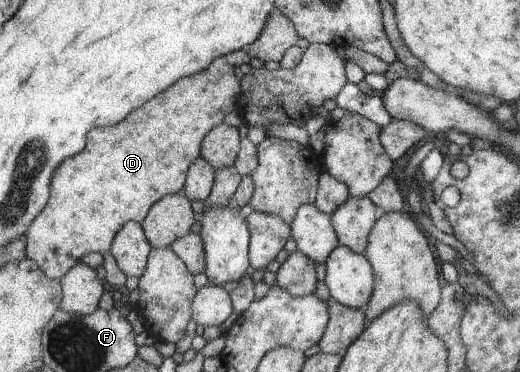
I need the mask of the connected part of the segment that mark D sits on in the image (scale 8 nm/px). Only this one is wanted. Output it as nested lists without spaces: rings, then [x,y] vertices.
[[[221,56],[213,61],[205,71],[201,71],[201,73],[197,73],[197,75],[192,75],[188,78],[181,78],[179,82],[175,82],[171,87],[168,87],[167,90],[162,91],[160,94],[157,94],[155,98],[145,102],[145,107],[139,106],[137,111],[133,111],[133,115],[129,115],[129,119],[125,119],[125,121],[121,121],[121,123],[117,123],[117,125],[113,125],[113,127],[96,127],[90,130],[83,151],[80,151],[79,154],[74,155],[72,158],[65,159],[65,161],[57,167],[55,173],[53,173],[47,205],[45,205],[41,213],[31,222],[27,233],[25,233],[26,257],[37,263],[44,270],[45,275],[50,276],[53,280],[59,281],[59,279],[63,278],[64,275],[79,262],[79,259],[81,259],[83,255],[93,252],[101,252],[103,254],[111,249],[116,234],[119,233],[125,223],[141,223],[147,217],[151,207],[159,202],[161,198],[179,193],[179,189],[181,189],[183,183],[185,183],[185,173],[187,173],[189,167],[199,159],[200,151],[203,149],[204,138],[211,133],[213,127],[221,125],[221,121],[223,121],[223,117],[227,115],[227,111],[233,111],[233,109],[235,109],[235,101],[239,101],[237,97],[240,97],[239,91],[241,91],[241,89],[239,89],[239,81],[235,79],[233,69],[225,63],[225,56]]]

